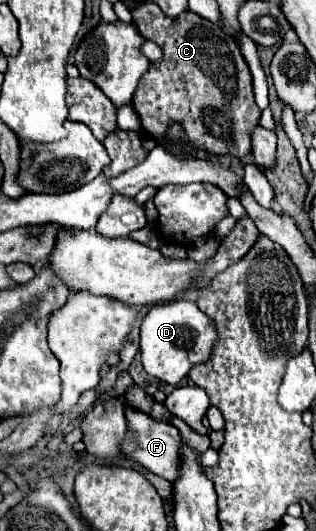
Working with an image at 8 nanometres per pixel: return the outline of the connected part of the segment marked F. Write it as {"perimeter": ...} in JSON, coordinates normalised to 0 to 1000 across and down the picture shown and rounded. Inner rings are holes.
{"perimeter":[[[402,768],[396,783],[402,783],[408,810],[396,814],[396,825],[389,825],[389,840],[383,840],[389,855],[547,911],[566,900],[566,885],[573,885],[573,874],[579,874],[579,855],[566,847],[566,836],[573,836],[566,810],[541,798],[491,795],[472,783],[459,783],[459,780],[446,780],[421,768]]]}

